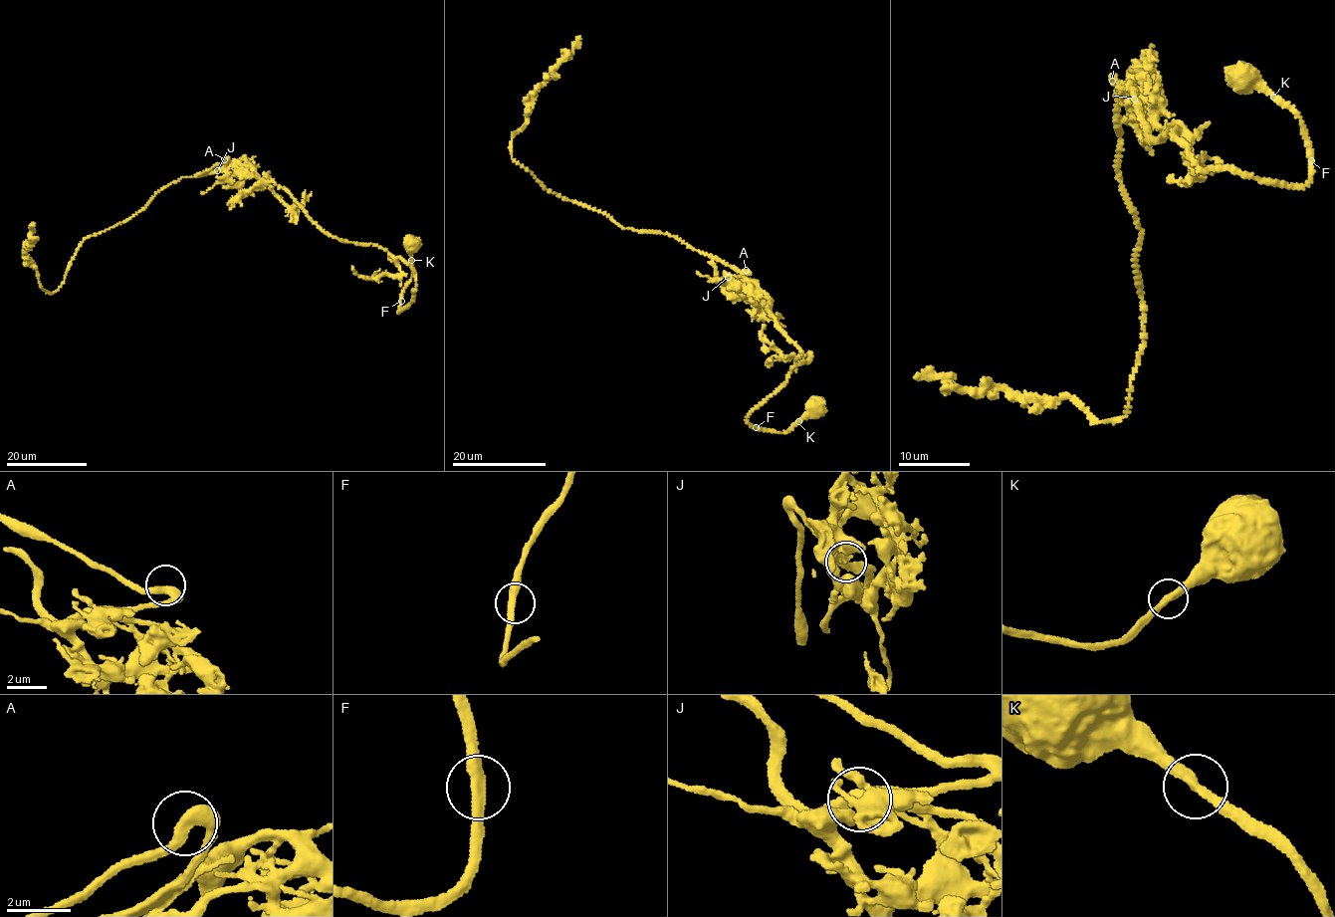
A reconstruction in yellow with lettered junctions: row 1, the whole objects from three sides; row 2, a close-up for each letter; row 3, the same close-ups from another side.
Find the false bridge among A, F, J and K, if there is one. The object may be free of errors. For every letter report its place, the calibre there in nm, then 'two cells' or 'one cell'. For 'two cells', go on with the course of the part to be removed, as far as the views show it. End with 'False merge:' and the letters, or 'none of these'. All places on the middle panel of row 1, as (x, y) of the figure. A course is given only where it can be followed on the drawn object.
A: (746, 270) | 380 nm | one cell
F: (756, 427) | 380 nm | one cell
J: (728, 277) | 360 nm | one cell
K: (798, 421) | 320 nm | one cell
False merge: none of these

